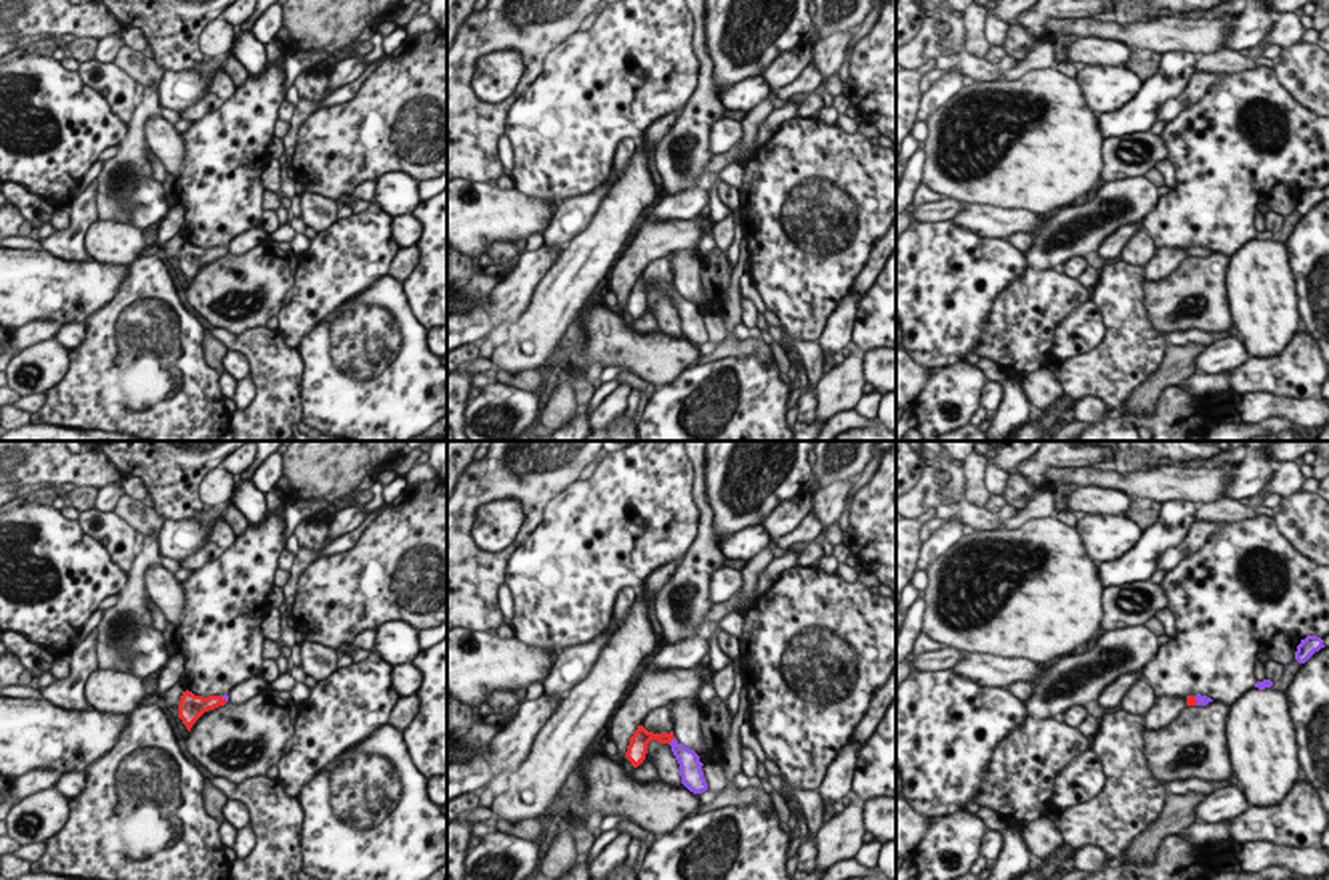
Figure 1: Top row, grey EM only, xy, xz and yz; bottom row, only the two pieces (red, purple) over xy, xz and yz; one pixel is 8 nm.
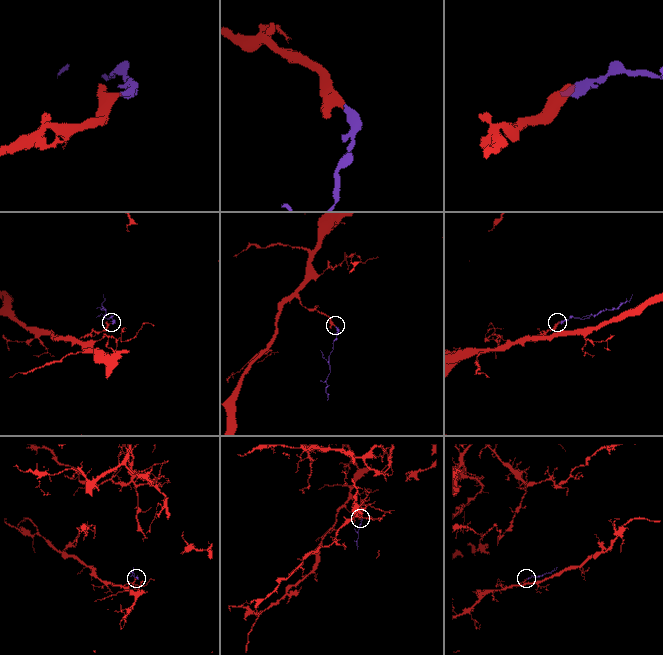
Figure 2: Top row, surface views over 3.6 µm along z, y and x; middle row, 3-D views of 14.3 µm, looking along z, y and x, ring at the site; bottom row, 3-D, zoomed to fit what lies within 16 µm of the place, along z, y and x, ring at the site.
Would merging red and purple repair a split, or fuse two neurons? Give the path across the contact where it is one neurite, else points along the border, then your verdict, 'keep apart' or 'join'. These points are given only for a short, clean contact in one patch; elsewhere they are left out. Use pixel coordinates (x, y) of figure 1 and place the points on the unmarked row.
way xz (640, 289), (658, 287), (670, 291), (688, 311); join

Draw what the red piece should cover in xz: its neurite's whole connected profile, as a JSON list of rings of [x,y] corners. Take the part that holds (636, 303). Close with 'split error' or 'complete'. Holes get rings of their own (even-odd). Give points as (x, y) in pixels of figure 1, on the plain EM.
[[[637,277],[633,287],[629,289],[629,297],[627,297],[627,303],[625,303],[625,309],[631,313],[633,319],[637,319],[645,311],[647,295],[651,291],[657,291],[659,295],[672,297],[672,303],[674,303],[674,307],[680,315],[682,335],[690,343],[702,345],[702,343],[708,341],[706,329],[704,329],[704,323],[702,323],[704,315],[700,313],[700,307],[694,301],[680,295],[674,289],[674,283],[653,285],[653,283],[647,283],[643,277]]] | split error

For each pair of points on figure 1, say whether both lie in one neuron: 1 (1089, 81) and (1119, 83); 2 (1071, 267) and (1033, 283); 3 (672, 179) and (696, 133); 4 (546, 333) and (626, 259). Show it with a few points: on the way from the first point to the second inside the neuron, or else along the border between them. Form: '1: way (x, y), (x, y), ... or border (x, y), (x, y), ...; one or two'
1: way (1097, 83), (1111, 83); one
2: border (1057, 269), (1075, 279); two
3: way (686, 175), (694, 147); one
4: border (618, 257), (610, 267); two

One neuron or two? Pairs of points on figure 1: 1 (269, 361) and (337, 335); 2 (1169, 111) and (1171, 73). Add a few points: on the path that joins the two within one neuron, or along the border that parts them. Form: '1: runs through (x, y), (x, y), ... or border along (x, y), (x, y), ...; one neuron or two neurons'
1: border along (295, 347), (303, 365), (301, 397); two neurons
2: border along (1193, 71), (1189, 81), (1159, 105), (1153, 121); two neurons

